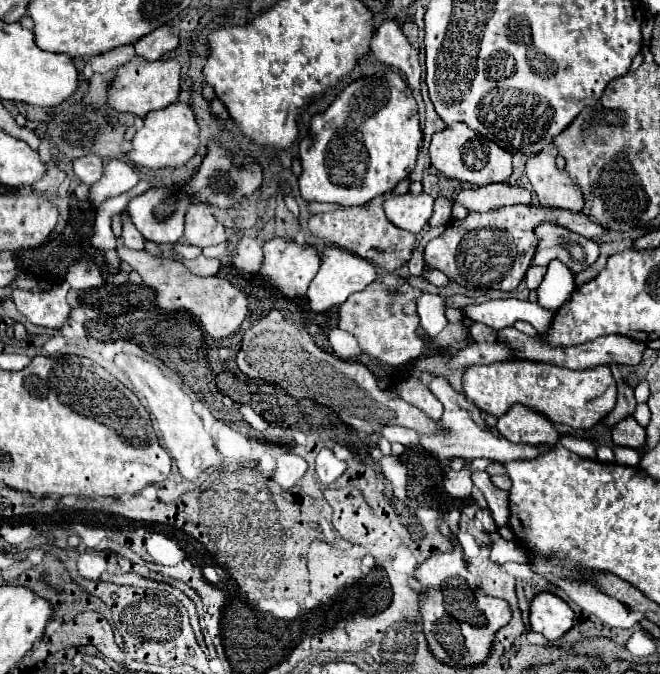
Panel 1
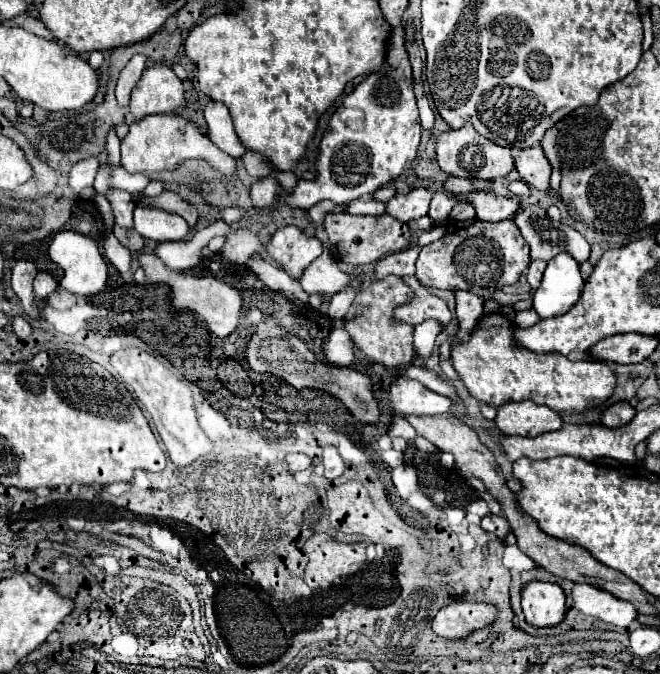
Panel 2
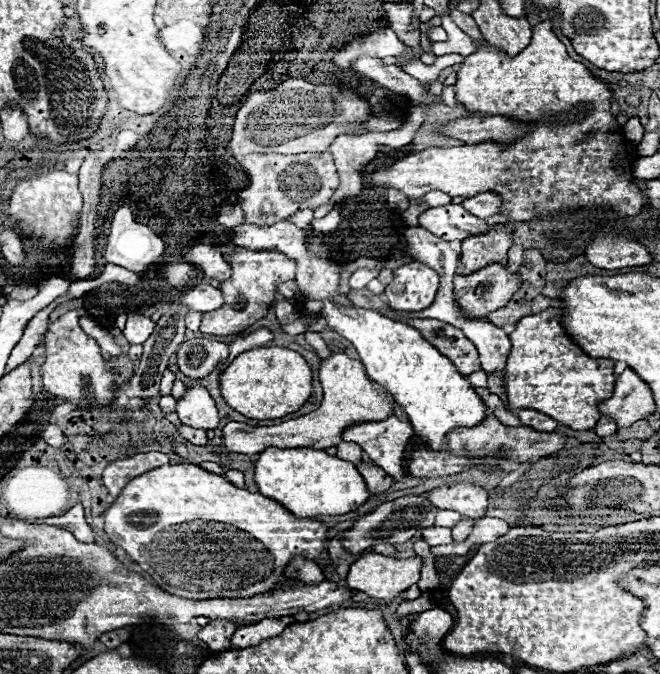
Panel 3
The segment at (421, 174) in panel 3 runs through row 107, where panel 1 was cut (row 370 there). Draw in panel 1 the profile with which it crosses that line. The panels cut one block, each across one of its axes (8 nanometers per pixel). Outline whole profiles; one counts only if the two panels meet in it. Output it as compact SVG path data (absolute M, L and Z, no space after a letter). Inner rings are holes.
M504 360L488 366L468 366L464 370L462 384L468 400L472 400L484 412L502 416L512 404L520 402L540 410L554 424L562 422L572 428L592 428L616 406L616 380L608 366L570 370L532 360Z

